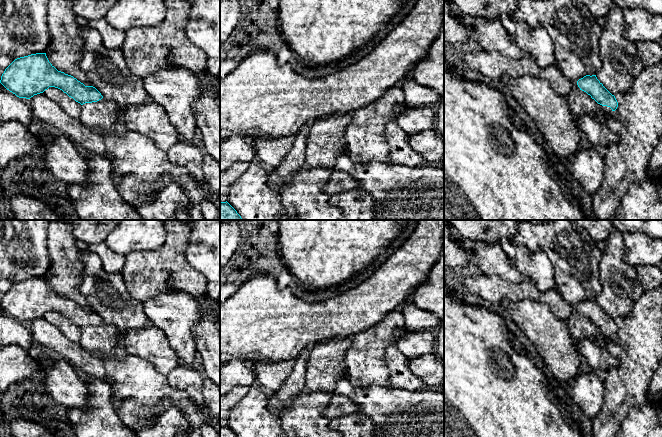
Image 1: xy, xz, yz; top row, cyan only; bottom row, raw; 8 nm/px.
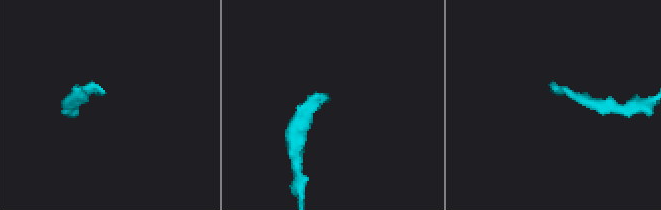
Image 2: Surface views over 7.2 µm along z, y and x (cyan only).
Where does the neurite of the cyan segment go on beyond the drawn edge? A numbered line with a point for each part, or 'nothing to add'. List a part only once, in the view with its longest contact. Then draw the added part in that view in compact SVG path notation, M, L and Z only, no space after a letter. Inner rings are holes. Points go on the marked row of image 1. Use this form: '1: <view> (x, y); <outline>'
1: xy (104, 114); M102 98L97 102L83 104L79 119L92 129L118 133L128 131L125 126L124 111L111 99Z

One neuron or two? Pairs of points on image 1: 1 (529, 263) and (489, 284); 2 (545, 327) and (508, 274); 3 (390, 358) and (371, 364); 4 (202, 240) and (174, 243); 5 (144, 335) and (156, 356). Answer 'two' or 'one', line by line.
1: two
2: two
3: two
4: two
5: one

